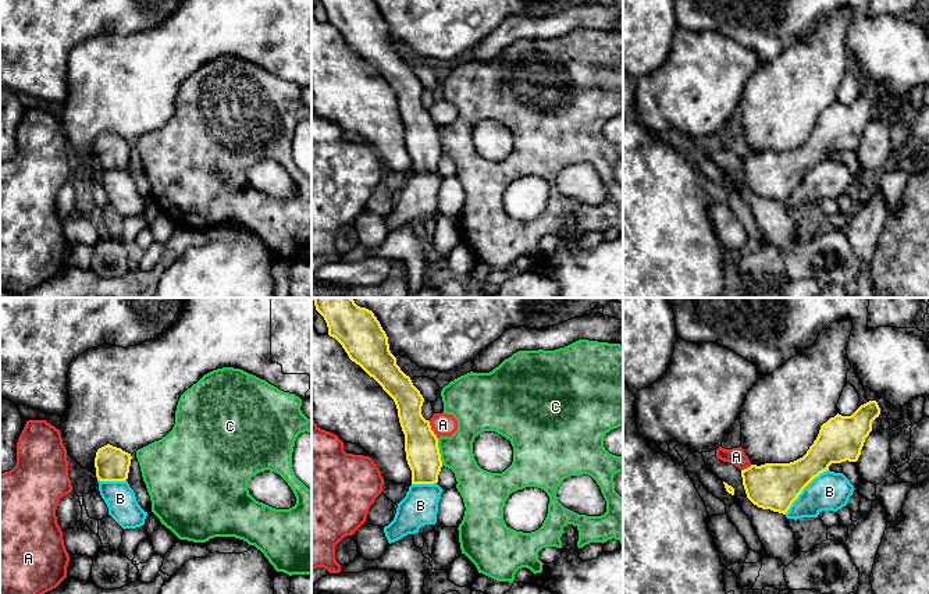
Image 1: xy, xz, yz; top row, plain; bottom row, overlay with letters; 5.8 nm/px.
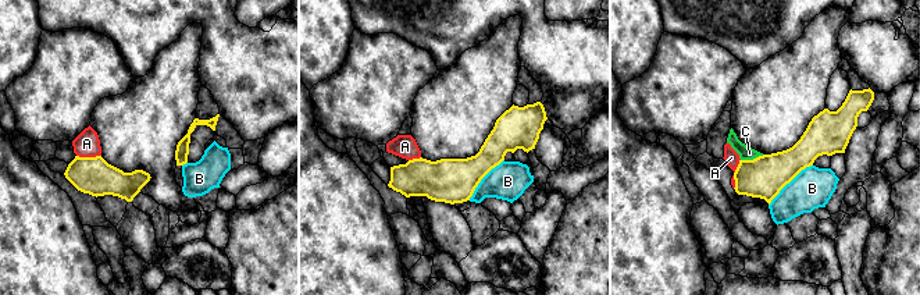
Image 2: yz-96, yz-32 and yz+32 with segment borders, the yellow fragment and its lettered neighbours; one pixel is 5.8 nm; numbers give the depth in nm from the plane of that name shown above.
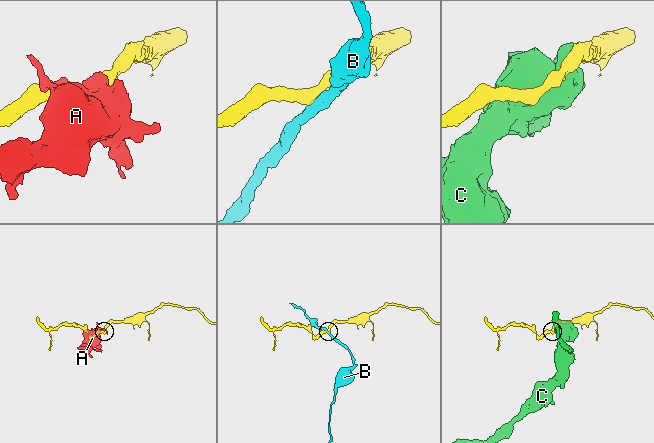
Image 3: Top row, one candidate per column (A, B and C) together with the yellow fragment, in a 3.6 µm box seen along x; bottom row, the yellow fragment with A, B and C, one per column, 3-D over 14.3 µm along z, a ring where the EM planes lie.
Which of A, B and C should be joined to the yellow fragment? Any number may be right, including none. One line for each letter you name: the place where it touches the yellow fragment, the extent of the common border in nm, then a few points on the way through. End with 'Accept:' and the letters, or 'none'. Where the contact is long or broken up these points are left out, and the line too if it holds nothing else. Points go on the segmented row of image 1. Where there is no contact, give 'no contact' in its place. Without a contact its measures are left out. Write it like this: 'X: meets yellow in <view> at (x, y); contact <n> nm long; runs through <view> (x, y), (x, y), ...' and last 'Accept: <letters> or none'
Accept: none

